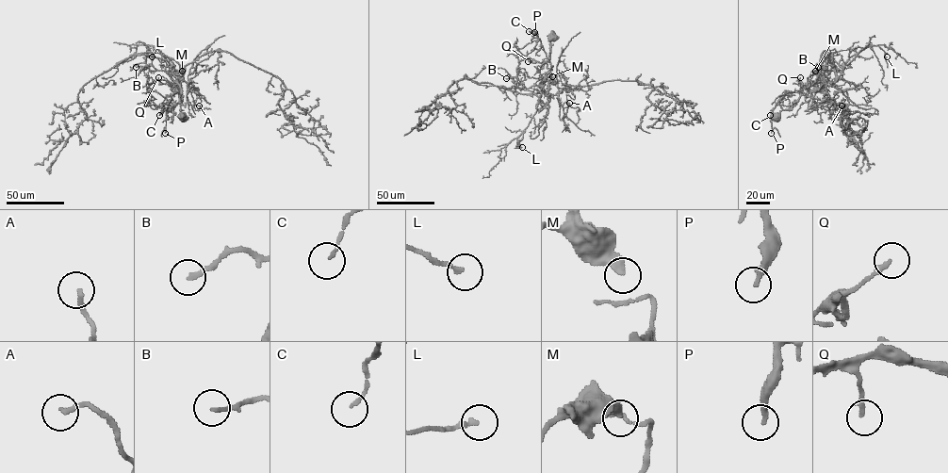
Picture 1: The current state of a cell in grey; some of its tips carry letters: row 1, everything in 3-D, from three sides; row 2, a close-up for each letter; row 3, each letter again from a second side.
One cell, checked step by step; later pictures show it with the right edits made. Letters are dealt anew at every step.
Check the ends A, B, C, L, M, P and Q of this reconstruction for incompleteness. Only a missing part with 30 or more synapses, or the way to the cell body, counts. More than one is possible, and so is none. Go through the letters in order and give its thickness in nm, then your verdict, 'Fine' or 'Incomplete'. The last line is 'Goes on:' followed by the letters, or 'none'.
A: Thickness 170 nm. Fine
B: Thickness 170 nm. Fine
C: Thickness 120 nm. Fine
L: Thickness 190 nm. Fine
M: Thickness 240 nm. Fine
P: Thickness 200 nm. Fine
Q: Thickness 190 nm. Fine
Goes on: none

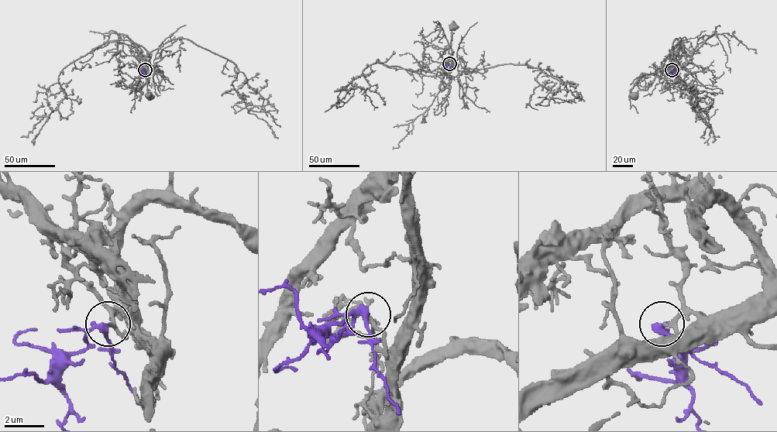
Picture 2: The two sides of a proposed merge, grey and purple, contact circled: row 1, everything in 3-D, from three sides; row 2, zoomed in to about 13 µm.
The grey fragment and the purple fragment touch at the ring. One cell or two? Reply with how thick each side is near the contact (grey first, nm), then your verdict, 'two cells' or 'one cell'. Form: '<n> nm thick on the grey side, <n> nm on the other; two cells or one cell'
150 nm thick on the grey side, 240 nm on the other; one cell

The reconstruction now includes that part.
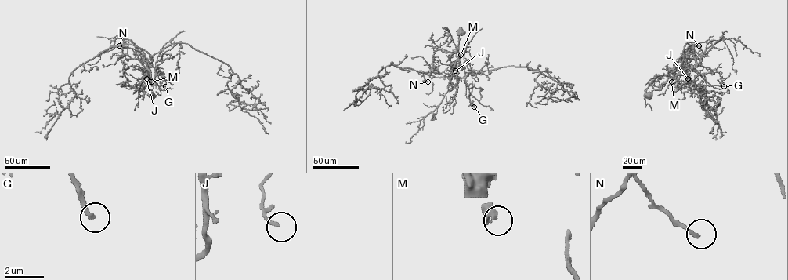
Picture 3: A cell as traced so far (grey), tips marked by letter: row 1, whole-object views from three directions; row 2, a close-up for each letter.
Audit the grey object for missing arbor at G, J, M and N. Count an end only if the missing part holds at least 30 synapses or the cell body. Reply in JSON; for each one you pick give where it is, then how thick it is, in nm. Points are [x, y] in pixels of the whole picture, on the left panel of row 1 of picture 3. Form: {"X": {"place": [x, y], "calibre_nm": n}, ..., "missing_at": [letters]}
{"G": {"place": [165, 86], "calibre_nm": 200}, "M": {"place": [151, 81], "calibre_nm": 420}, "N": {"place": [119, 45], "calibre_nm": 150}, "missing_at": ["G", "M", "N"]}

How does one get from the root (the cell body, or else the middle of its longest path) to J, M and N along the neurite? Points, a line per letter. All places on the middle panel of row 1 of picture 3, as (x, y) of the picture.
J: (460, 31), (458, 32), (458, 67), (454, 67), (455, 70)
M: (460, 31), (458, 32), (458, 45), (460, 55)
N: (460, 31), (458, 32), (459, 58), (451, 70), (440, 73), (431, 71), (431, 75), (423, 73), (428, 81)

